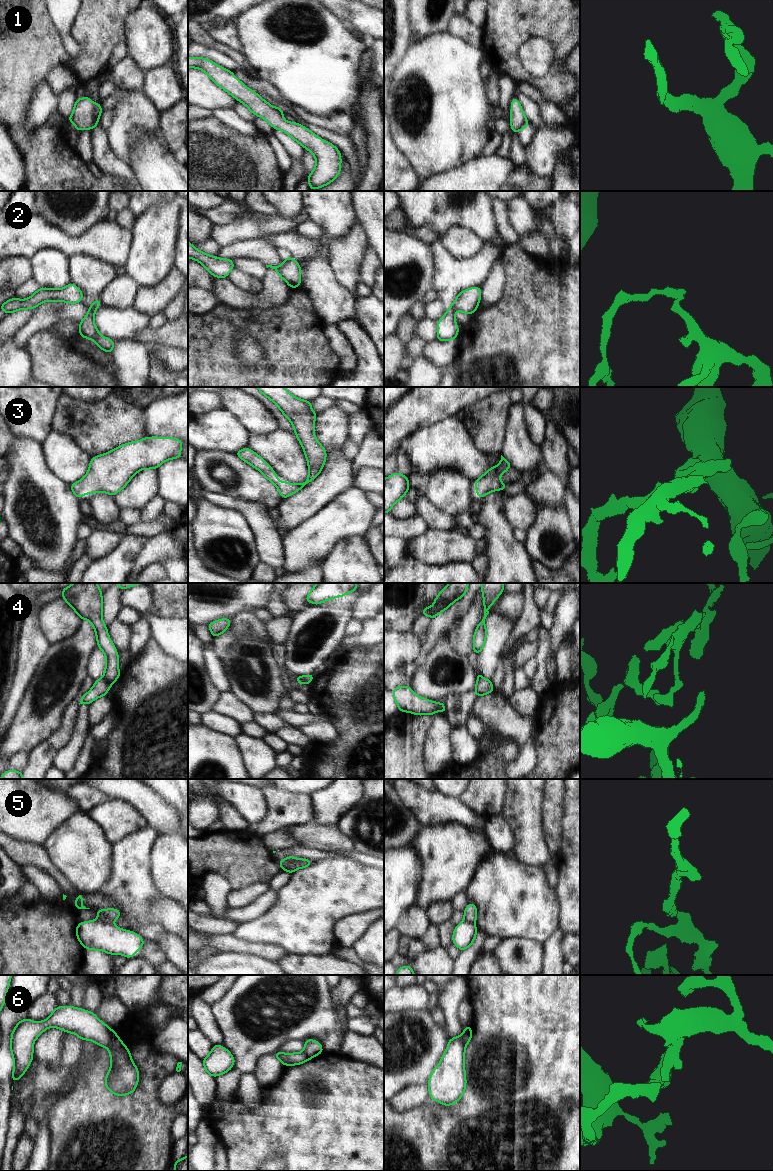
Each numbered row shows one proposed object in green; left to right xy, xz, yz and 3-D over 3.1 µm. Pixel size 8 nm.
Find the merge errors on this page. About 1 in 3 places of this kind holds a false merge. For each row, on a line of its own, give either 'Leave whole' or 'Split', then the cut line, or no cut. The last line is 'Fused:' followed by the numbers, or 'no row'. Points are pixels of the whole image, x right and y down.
1: Leave whole. No split
2: Split. Split along yz (452, 305), (455, 310)
3: Leave whole. No split
4: Split. Split along xy (103, 677), (110, 684)
5: Split. Split along xz (297, 859), (282, 867)
6: Split. Split along xy (112, 1030), (108, 1043), (105, 1046)
Fused: 2, 4, 5, 6.

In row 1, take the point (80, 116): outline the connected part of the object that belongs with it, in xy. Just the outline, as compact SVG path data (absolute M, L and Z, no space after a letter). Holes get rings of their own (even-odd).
M87 96L76 99L72 115L67 119L73 122L77 131L84 129L92 130L98 126L99 116L103 112L100 102L93 103Z

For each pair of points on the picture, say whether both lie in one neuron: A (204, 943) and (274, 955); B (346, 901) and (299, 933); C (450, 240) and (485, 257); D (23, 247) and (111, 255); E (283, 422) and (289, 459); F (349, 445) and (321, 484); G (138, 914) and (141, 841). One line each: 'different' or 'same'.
A: same
B: same
C: different
D: same
E: different
F: different
G: same

